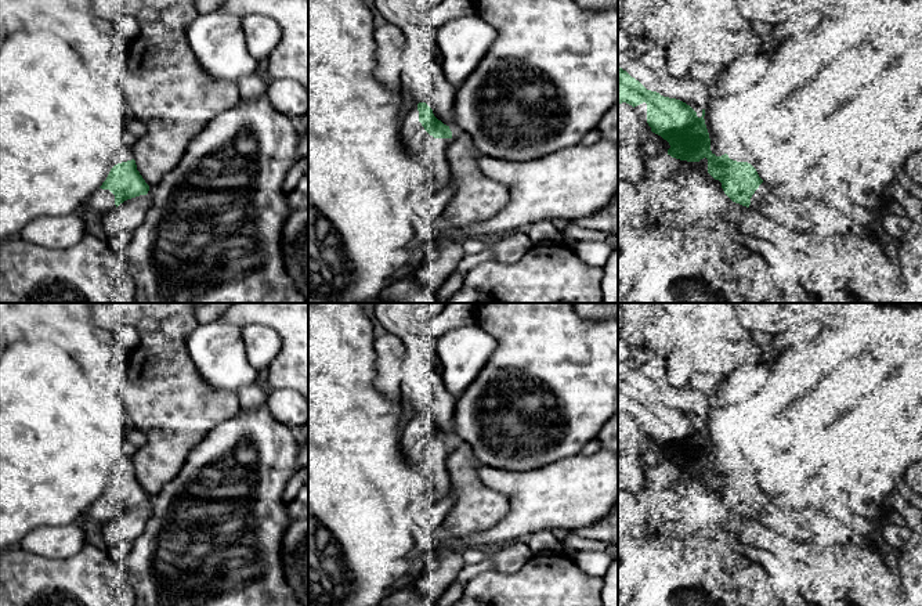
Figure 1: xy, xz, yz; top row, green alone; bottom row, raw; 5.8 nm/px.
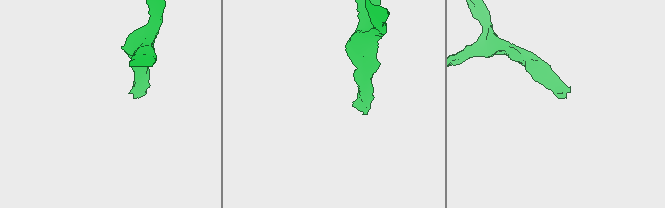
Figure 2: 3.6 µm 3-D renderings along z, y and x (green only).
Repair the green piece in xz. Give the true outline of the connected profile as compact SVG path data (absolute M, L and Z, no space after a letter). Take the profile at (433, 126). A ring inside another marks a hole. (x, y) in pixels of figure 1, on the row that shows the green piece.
M426 102L404 116L401 140L408 152L429 170L431 192L446 187L451 181L451 167L446 149L452 140L449 126L438 120Z

